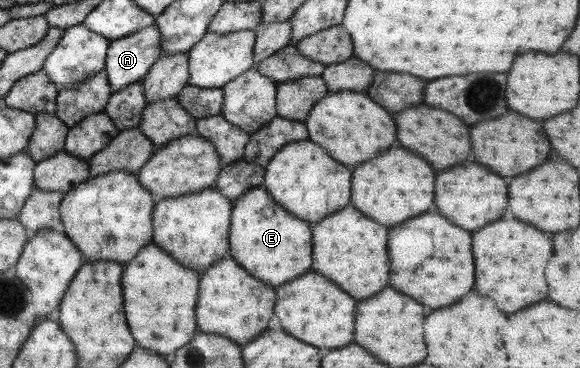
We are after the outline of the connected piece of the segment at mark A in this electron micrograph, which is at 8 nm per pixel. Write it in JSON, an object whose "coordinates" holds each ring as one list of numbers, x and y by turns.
{"coordinates":[[153,22,150,26,134,34,109,41,103,70,106,73,106,79,112,92,118,92,122,88,144,79,154,61,158,60,161,56,158,39,159,32,155,27,155,22]]}

